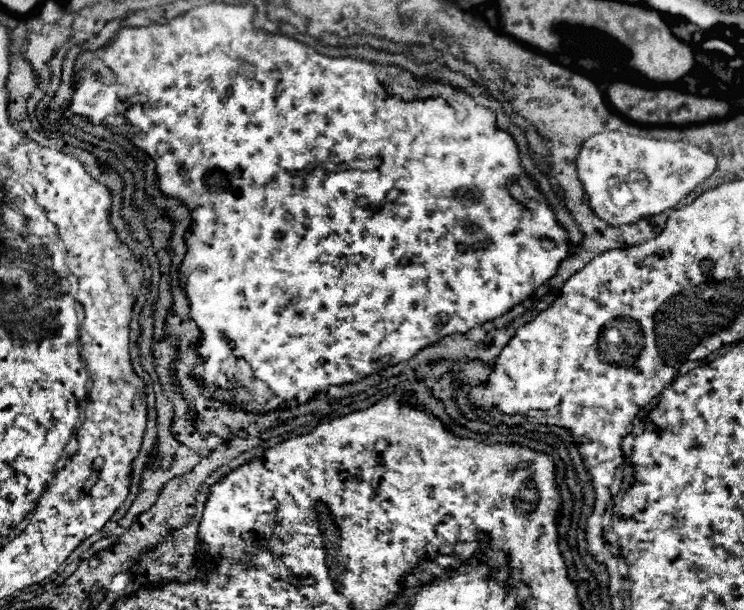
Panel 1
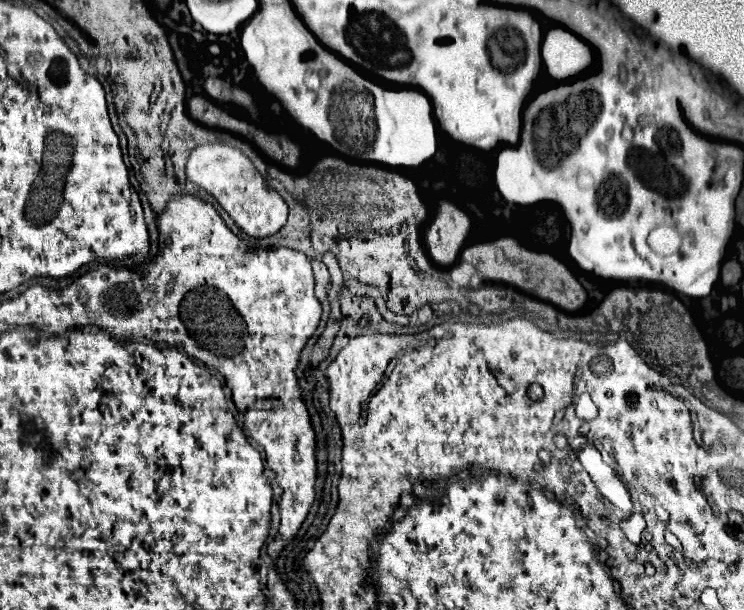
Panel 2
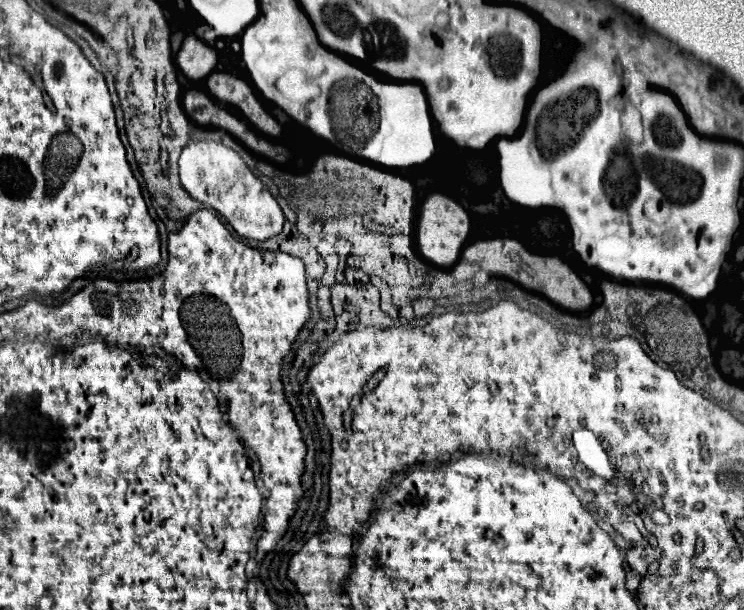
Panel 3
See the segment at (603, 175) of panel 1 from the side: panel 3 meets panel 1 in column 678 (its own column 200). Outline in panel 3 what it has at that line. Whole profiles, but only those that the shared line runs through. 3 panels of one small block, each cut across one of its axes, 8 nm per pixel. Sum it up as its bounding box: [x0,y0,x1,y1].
[180,142,284,240]

